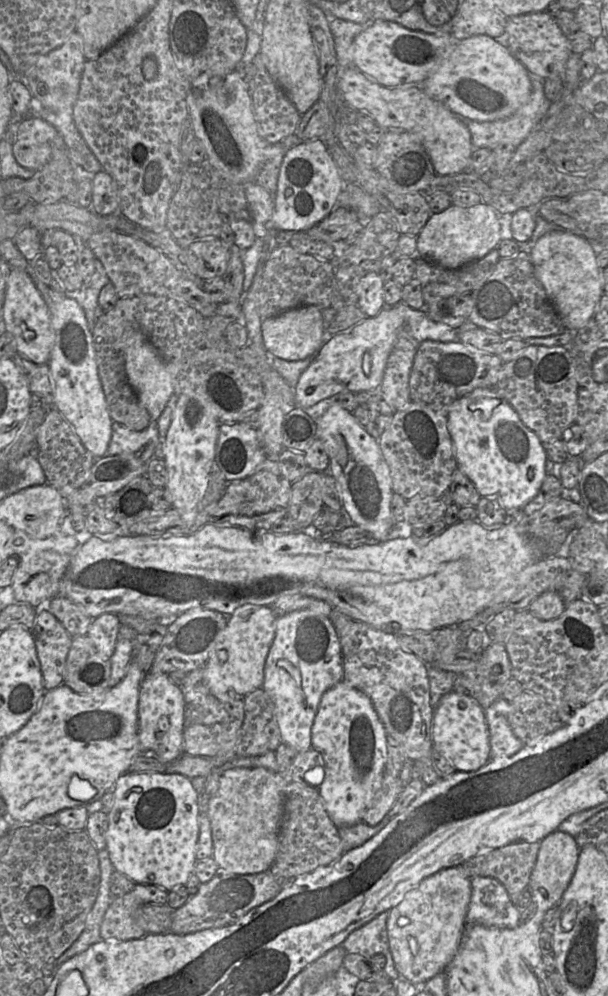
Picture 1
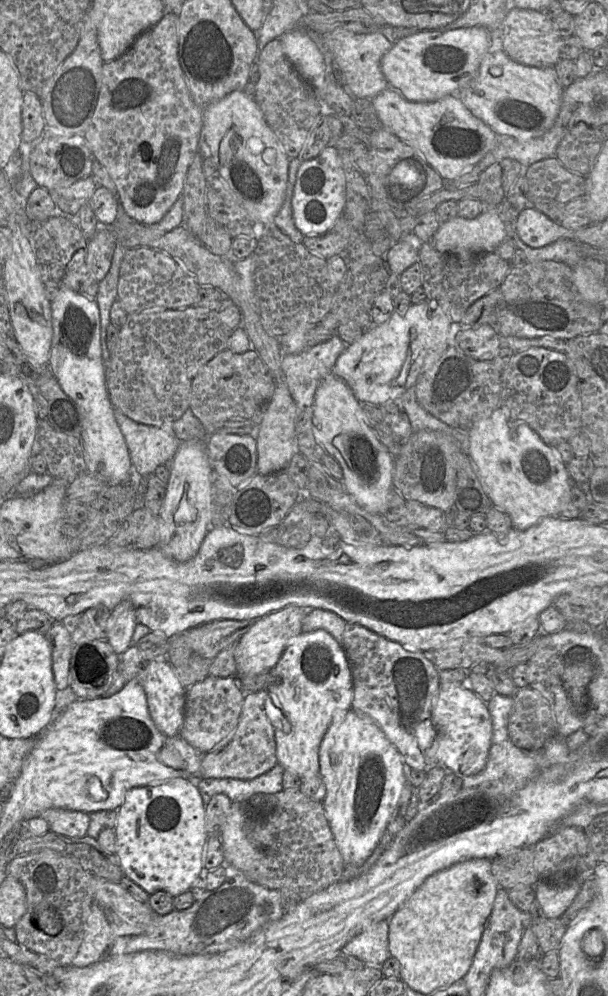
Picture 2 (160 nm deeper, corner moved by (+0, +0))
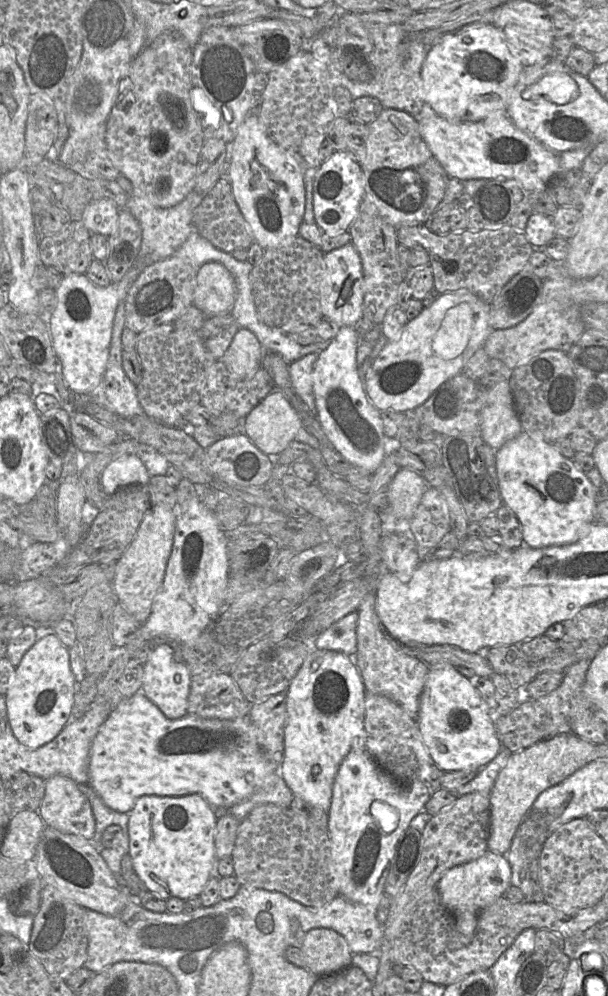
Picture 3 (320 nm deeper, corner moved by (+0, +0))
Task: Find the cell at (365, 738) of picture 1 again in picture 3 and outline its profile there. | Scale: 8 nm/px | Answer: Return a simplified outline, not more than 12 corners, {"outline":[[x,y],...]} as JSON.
{"outline":[[366,750],[327,812],[338,895],[374,892],[429,797]]}

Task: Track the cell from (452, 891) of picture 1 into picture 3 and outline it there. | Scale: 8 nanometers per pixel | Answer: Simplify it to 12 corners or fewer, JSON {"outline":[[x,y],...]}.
{"outline":[[487,850],[438,882],[456,930],[472,938],[481,910],[511,885],[505,855]]}

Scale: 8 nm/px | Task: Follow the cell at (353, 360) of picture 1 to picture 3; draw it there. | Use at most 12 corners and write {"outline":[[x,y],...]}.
{"outline":[[442,294],[364,378],[379,411],[412,412],[494,329],[490,303]]}

